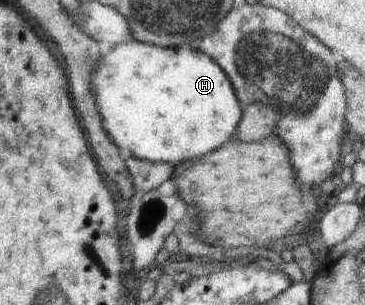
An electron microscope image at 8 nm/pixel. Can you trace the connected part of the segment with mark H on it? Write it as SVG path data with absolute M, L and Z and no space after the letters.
M134 39L103 47L103 52L91 71L90 81L102 127L111 141L118 149L128 150L132 157L147 162L169 163L175 167L216 151L228 140L235 139L235 129L242 117L242 105L228 76L199 49L162 49L156 45L138 43Z

